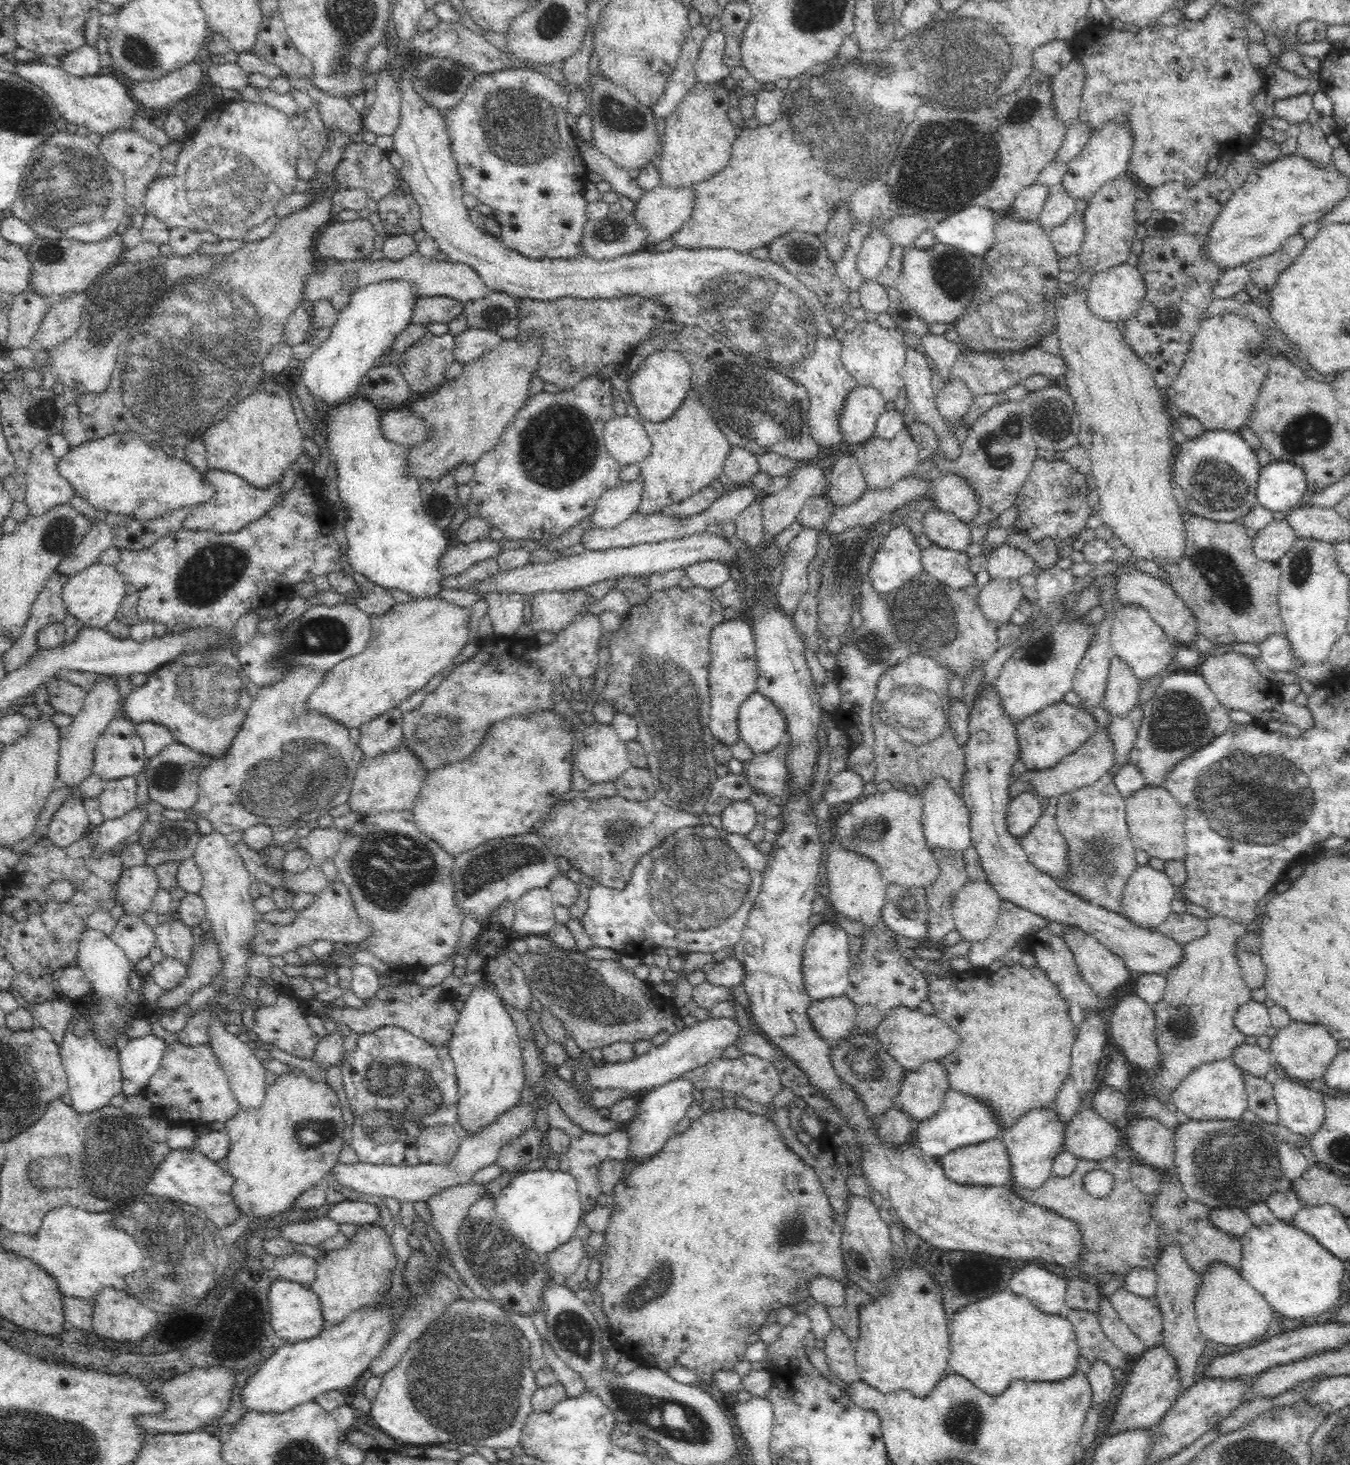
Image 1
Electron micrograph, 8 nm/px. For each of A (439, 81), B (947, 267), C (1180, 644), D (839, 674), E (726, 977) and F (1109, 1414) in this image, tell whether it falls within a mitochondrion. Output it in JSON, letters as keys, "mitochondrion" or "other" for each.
{"A":"mitochondrion","B":"mitochondrion","C":"other","D":"other","E":"other","F":"other"}

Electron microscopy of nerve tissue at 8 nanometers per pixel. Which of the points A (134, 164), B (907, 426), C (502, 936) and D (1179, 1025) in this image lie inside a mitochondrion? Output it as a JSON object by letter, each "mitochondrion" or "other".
{"A":"other","B":"other","C":"other","D":"mitochondrion"}

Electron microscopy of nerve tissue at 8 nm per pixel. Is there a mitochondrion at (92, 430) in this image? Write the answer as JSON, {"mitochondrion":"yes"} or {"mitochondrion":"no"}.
{"mitochondrion":"no"}

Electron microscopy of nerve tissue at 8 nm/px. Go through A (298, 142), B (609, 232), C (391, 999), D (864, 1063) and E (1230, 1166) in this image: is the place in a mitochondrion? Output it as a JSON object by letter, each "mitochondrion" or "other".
{"A":"other","B":"mitochondrion","C":"other","D":"mitochondrion","E":"mitochondrion"}

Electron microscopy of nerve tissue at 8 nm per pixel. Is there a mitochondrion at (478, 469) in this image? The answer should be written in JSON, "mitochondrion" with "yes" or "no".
{"mitochondrion":"no"}

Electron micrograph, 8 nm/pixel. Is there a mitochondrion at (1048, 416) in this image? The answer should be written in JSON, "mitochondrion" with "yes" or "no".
{"mitochondrion":"yes"}

